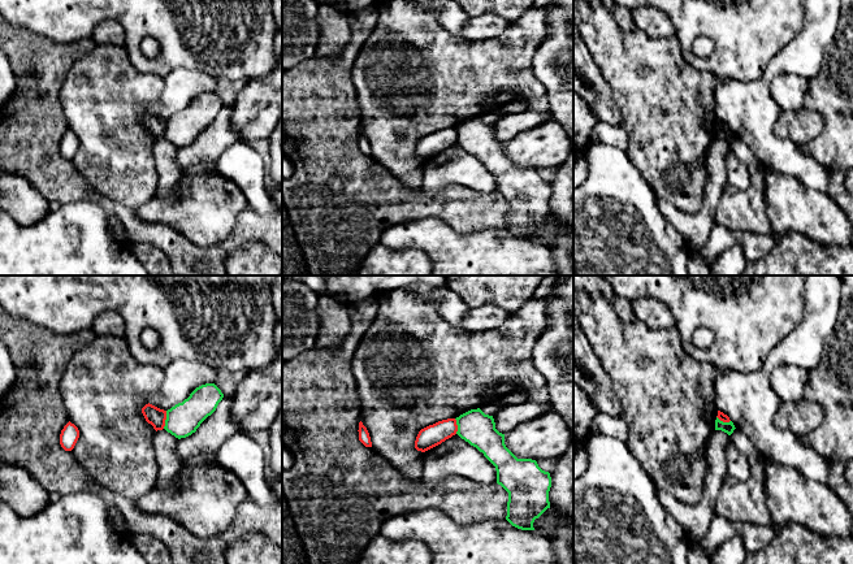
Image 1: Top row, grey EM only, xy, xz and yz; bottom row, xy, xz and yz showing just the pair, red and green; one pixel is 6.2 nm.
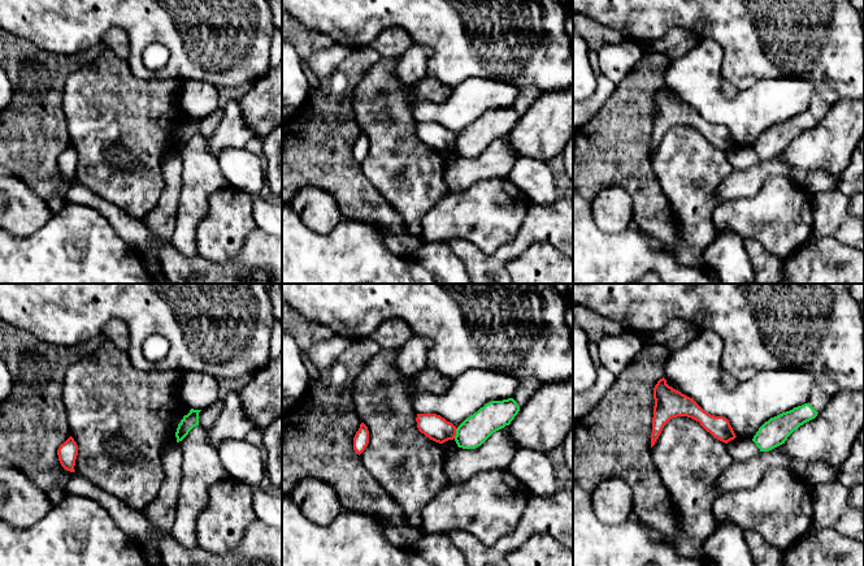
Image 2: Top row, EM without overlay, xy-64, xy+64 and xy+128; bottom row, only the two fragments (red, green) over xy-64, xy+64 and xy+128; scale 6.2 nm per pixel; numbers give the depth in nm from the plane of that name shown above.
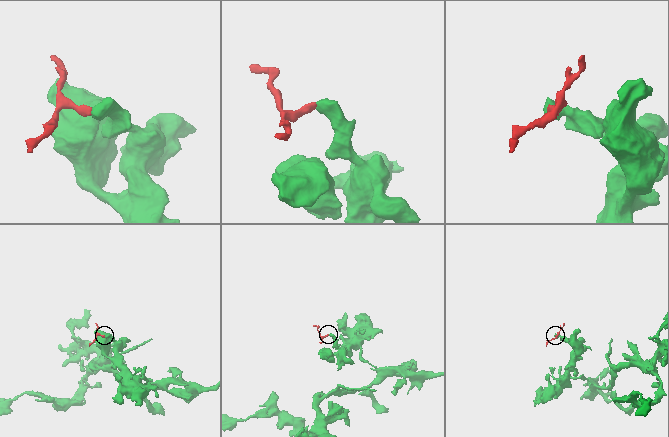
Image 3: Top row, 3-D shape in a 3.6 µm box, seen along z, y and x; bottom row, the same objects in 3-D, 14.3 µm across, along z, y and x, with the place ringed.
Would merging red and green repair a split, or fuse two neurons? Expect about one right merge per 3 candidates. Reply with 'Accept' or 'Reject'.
Reject

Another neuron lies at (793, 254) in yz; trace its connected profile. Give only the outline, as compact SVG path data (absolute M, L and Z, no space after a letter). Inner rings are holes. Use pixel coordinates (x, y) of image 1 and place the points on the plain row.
M798 233L776 235L772 250L762 259L748 261L742 276L853 276L853 246L824 246Z

